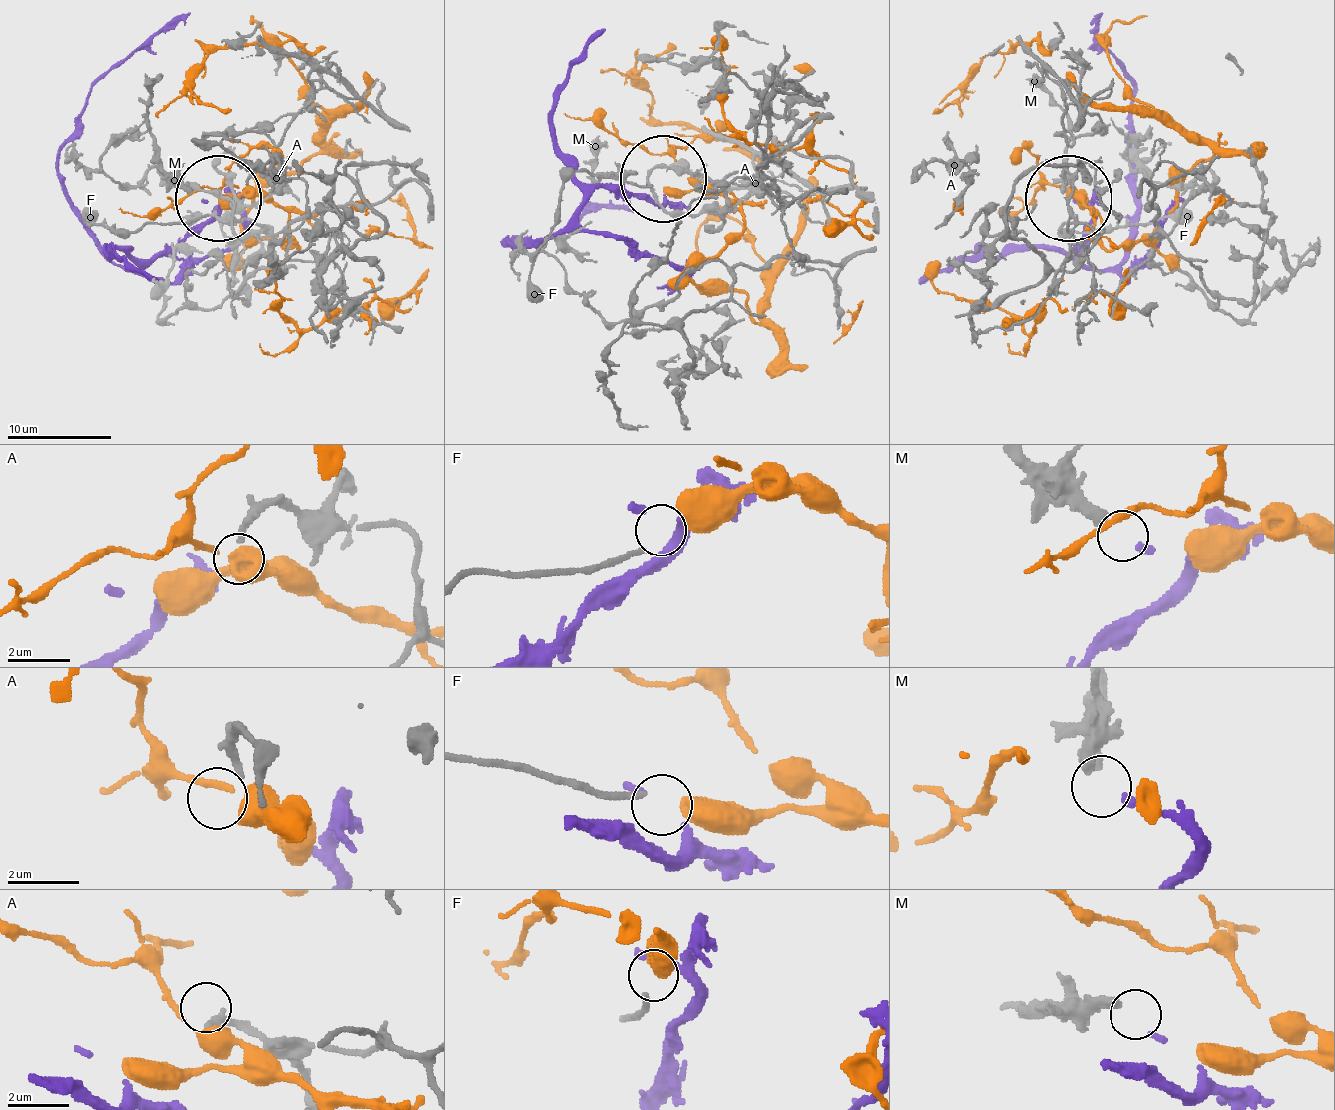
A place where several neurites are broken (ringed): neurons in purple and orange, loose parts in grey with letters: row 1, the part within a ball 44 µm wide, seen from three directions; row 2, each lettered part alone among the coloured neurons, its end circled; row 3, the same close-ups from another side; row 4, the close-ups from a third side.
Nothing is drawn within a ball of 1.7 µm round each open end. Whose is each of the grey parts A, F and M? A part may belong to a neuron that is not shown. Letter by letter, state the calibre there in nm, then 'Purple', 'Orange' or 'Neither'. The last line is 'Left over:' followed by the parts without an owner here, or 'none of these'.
A: Thickness 200 nm. Neither
F: Thickness 170 nm. Orange
M: Thickness 400 nm. Purple
Left over: A

